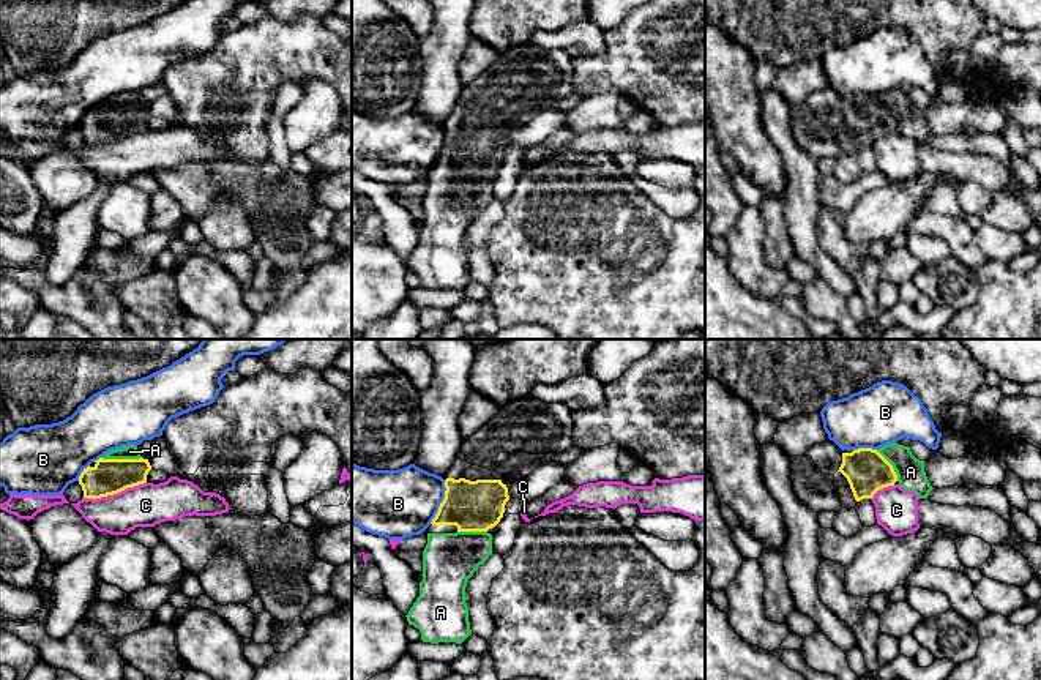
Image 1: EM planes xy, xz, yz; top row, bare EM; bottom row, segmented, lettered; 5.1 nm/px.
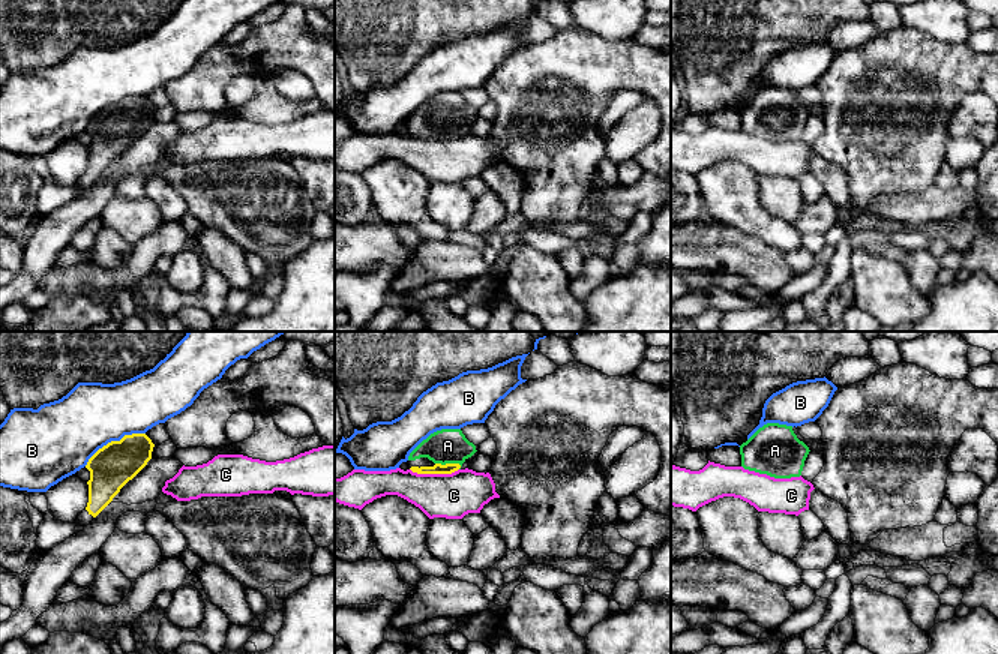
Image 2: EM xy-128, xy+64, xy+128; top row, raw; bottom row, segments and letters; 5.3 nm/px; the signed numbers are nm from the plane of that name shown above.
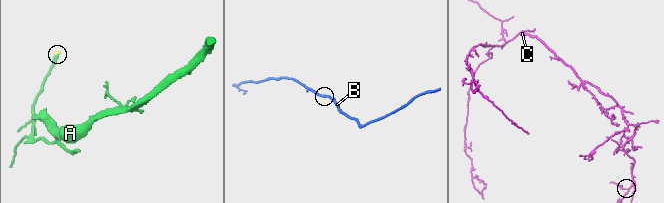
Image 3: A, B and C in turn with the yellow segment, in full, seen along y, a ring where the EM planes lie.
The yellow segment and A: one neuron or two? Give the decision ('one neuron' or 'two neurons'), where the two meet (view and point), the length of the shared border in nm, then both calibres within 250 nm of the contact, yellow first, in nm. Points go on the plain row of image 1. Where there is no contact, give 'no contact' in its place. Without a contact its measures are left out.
one neuron | xy (120, 106) | 200 nm | 180/70 nm

